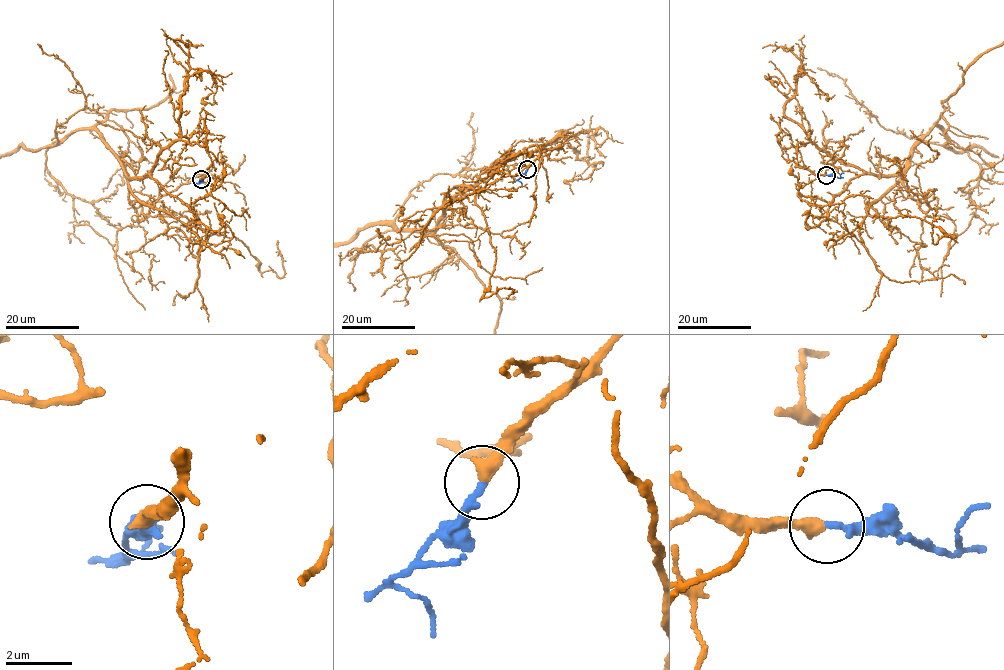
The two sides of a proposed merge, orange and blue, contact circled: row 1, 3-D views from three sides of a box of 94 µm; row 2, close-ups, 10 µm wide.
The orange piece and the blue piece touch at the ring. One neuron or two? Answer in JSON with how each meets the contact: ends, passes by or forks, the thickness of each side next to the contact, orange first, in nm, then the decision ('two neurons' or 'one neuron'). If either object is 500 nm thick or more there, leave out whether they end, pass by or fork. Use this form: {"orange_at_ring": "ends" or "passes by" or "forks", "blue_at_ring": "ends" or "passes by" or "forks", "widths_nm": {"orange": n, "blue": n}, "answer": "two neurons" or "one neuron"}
{"orange_at_ring": "ends", "blue_at_ring": "ends", "widths_nm": {"orange": 400, "blue": 280}, "answer": "one neuron"}

